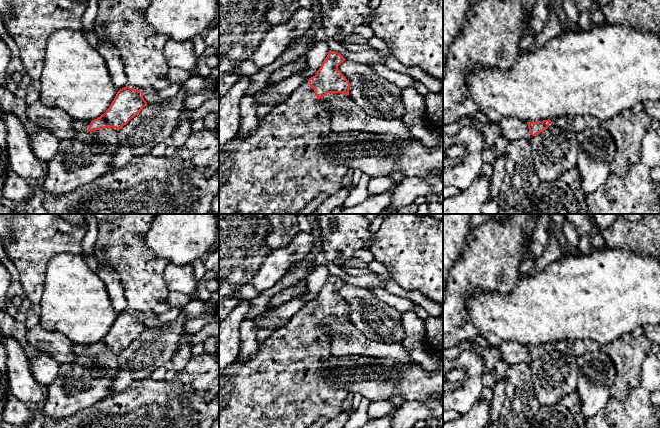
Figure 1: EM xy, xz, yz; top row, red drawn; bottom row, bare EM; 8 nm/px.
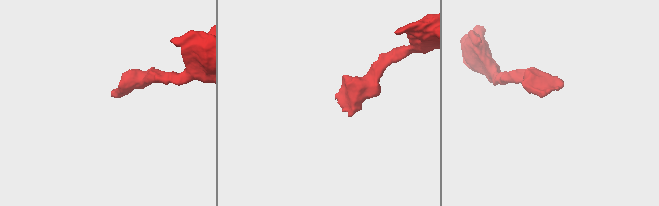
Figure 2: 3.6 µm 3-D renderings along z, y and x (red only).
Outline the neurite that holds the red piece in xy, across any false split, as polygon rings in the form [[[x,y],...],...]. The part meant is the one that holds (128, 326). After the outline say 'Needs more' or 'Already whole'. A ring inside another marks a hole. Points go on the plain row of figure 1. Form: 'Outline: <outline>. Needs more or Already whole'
Outline: [[[126,310],[120,313],[106,336],[92,345],[74,344],[73,352],[78,355],[96,355],[111,351],[121,353],[147,329],[143,316]]]. Needs more

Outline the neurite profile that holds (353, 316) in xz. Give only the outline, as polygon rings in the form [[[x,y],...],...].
[[[346,283],[338,294],[350,307],[349,320],[367,338],[401,344],[402,313],[379,300],[368,288]]]

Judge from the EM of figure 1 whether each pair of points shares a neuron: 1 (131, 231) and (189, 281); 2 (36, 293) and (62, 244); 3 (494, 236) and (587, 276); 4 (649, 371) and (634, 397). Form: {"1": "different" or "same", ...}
{"1": "different", "2": "same", "3": "different", "4": "same"}

